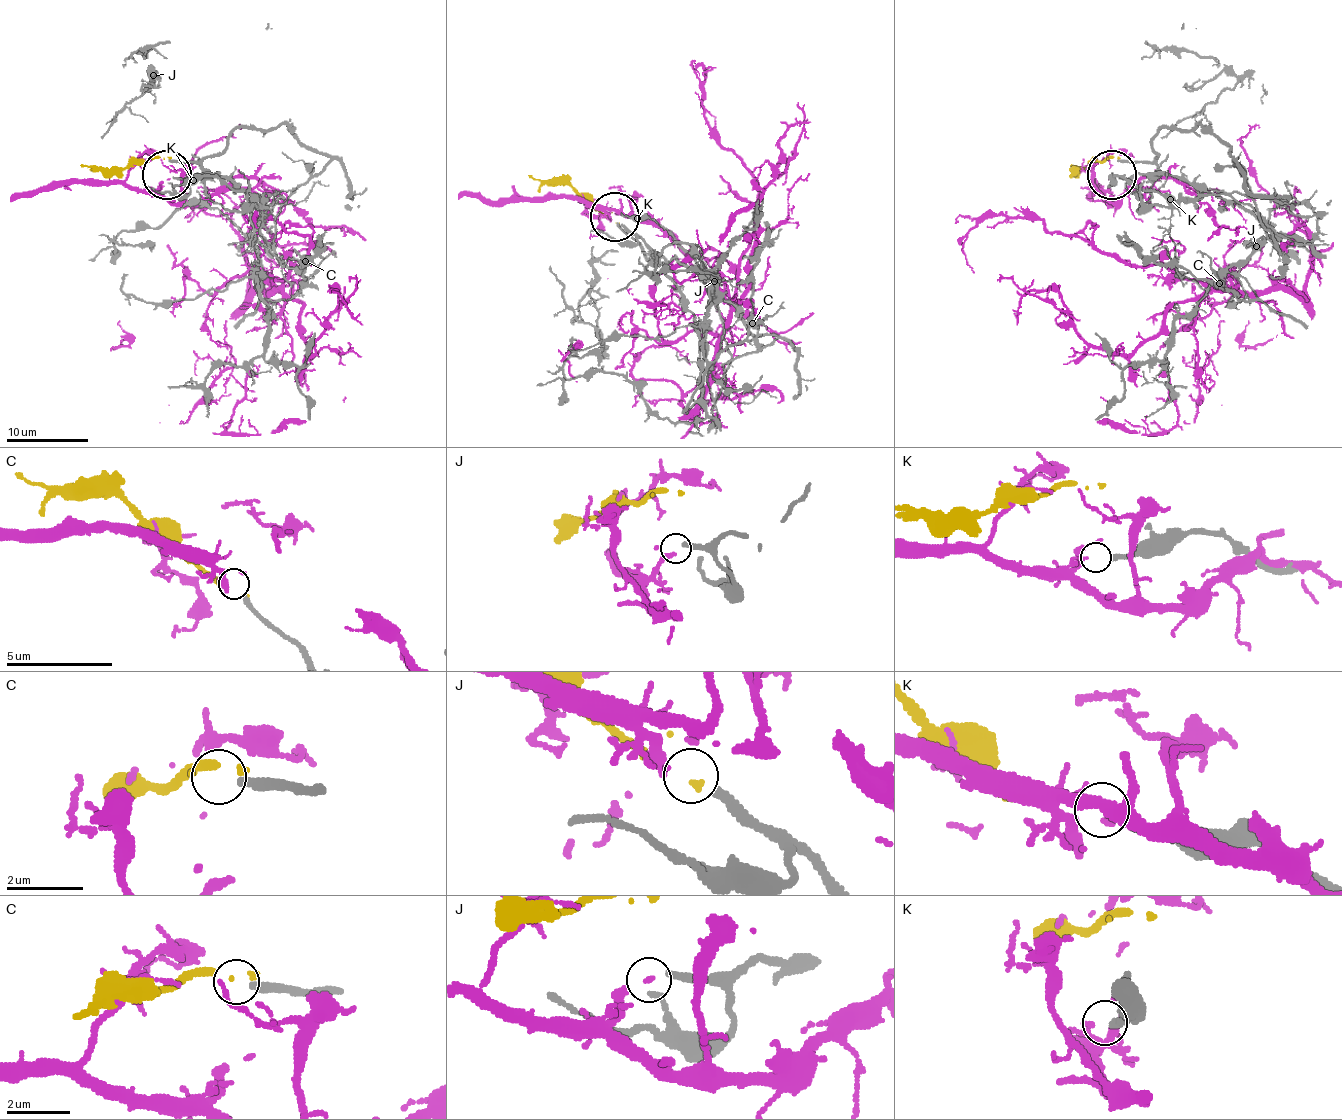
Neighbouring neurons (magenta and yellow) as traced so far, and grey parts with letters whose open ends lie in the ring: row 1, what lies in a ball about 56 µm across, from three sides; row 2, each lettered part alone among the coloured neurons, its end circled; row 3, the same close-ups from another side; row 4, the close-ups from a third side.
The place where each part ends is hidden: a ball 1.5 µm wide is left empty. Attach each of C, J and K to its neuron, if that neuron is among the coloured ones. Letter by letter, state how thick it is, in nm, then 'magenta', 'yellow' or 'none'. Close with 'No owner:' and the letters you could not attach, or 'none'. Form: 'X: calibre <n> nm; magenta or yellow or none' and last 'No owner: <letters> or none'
C: calibre 240 nm; none
J: calibre 240 nm; none
K: calibre 240 nm; none
No owner: C, J, K

